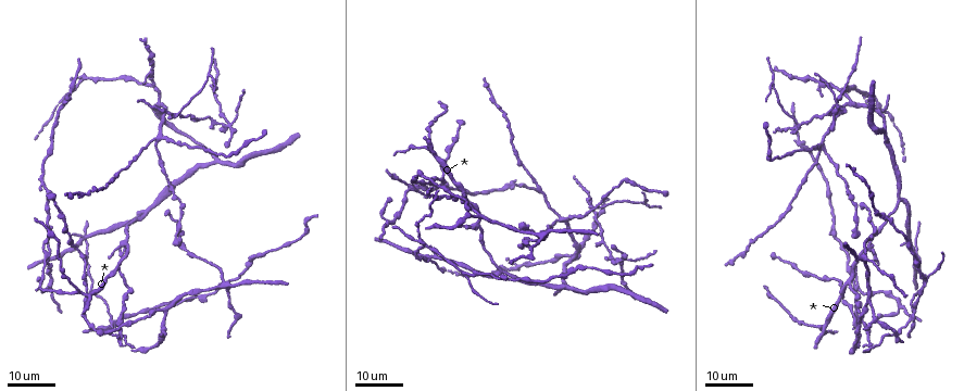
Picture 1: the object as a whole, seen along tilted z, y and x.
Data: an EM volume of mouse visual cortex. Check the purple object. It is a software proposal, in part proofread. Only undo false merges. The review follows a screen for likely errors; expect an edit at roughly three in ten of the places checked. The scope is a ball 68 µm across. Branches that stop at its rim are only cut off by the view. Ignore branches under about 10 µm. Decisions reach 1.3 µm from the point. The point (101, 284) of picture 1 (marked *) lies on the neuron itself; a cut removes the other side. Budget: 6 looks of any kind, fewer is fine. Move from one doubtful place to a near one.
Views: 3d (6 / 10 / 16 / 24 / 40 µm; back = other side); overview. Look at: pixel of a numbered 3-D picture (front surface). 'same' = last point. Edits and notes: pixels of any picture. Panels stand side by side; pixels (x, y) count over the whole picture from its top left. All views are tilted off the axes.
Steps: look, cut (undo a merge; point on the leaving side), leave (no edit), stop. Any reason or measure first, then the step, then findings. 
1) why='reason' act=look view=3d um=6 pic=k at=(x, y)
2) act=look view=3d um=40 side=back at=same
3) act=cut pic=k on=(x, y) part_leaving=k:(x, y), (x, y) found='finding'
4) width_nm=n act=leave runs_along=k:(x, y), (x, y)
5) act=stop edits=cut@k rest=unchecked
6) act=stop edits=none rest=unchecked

why='four arms meet' act=look view=3d um=24 pic=1 at=(859, 287)

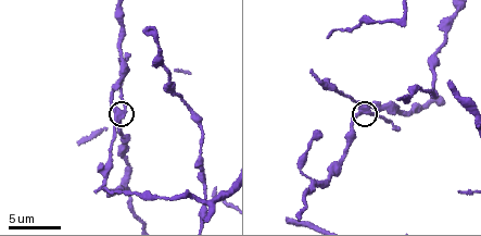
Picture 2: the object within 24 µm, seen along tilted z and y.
act=look view=3d um=6 pic=2 at=(120, 113)

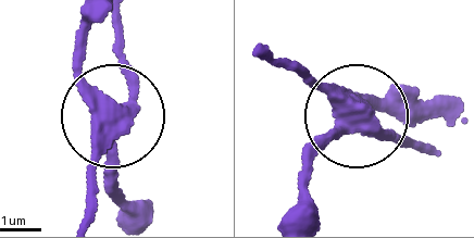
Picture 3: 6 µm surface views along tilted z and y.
width_nm=400 act=leave found='all the same neuron'

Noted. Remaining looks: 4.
why='three arms meet' act=look view=3d um=24 pic=1 at=(481, 216)

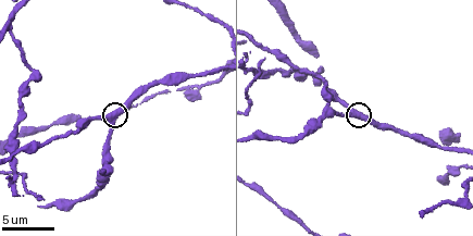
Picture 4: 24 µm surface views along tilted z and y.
act=look view=3d um=6 pic=4 at=(111, 118)

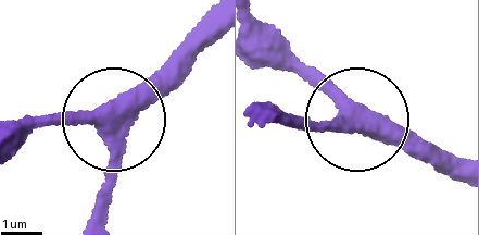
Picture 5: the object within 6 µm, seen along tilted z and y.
arms=3 act=leave runs_along=5:(16, 140), (43, 127), (109, 125), (93, 218) found='one neuron here'

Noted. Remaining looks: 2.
why='four arms meet' act=look view=3d um=24 pic=1 at=(114, 323)

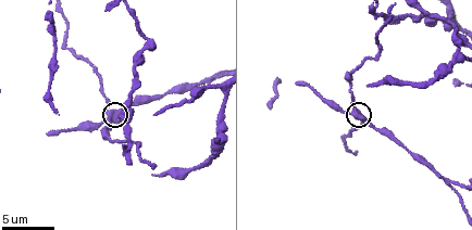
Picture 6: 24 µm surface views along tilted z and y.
act=look view=3d um=10 pic=6 at=(111, 116)

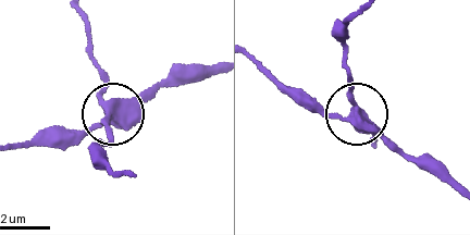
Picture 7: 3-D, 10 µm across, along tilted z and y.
arms=4 act=cut pic=7 on=(107, 127) part_leaving=7:(102, 100), (84, 11) found='two neurons meet here'

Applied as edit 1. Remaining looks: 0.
act=stop edits=cut@7 rest=unchecked

